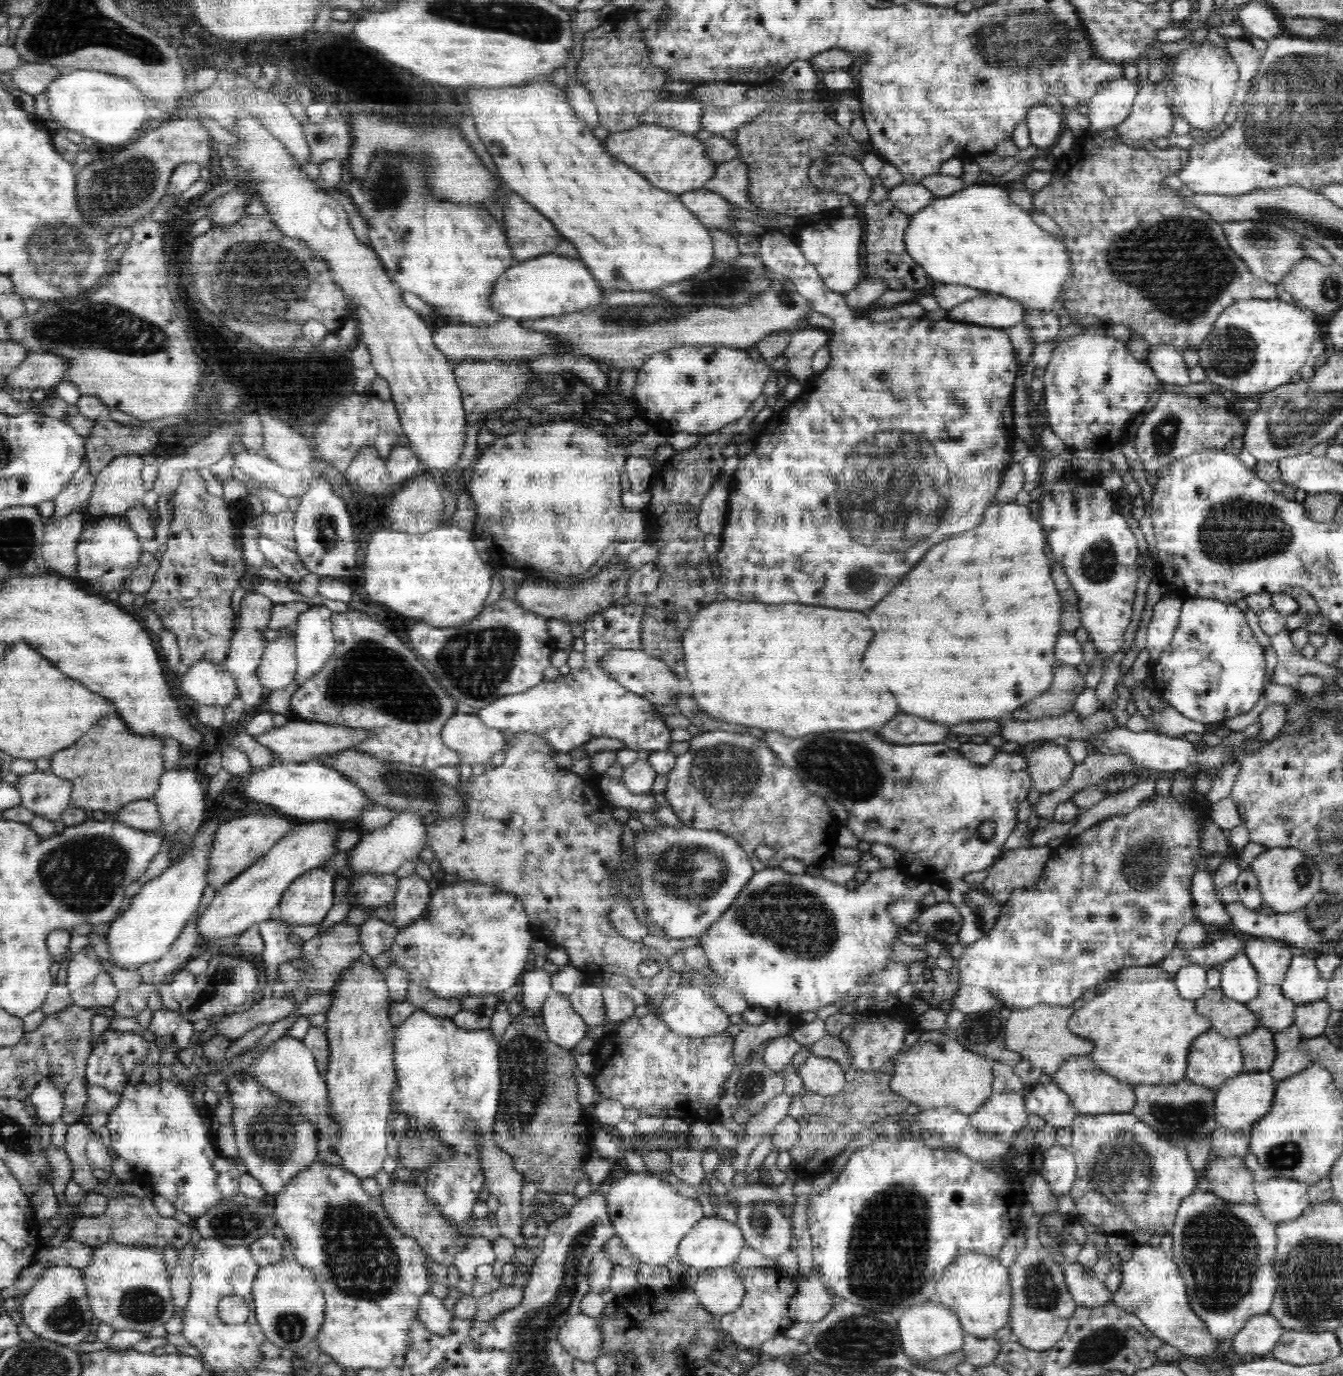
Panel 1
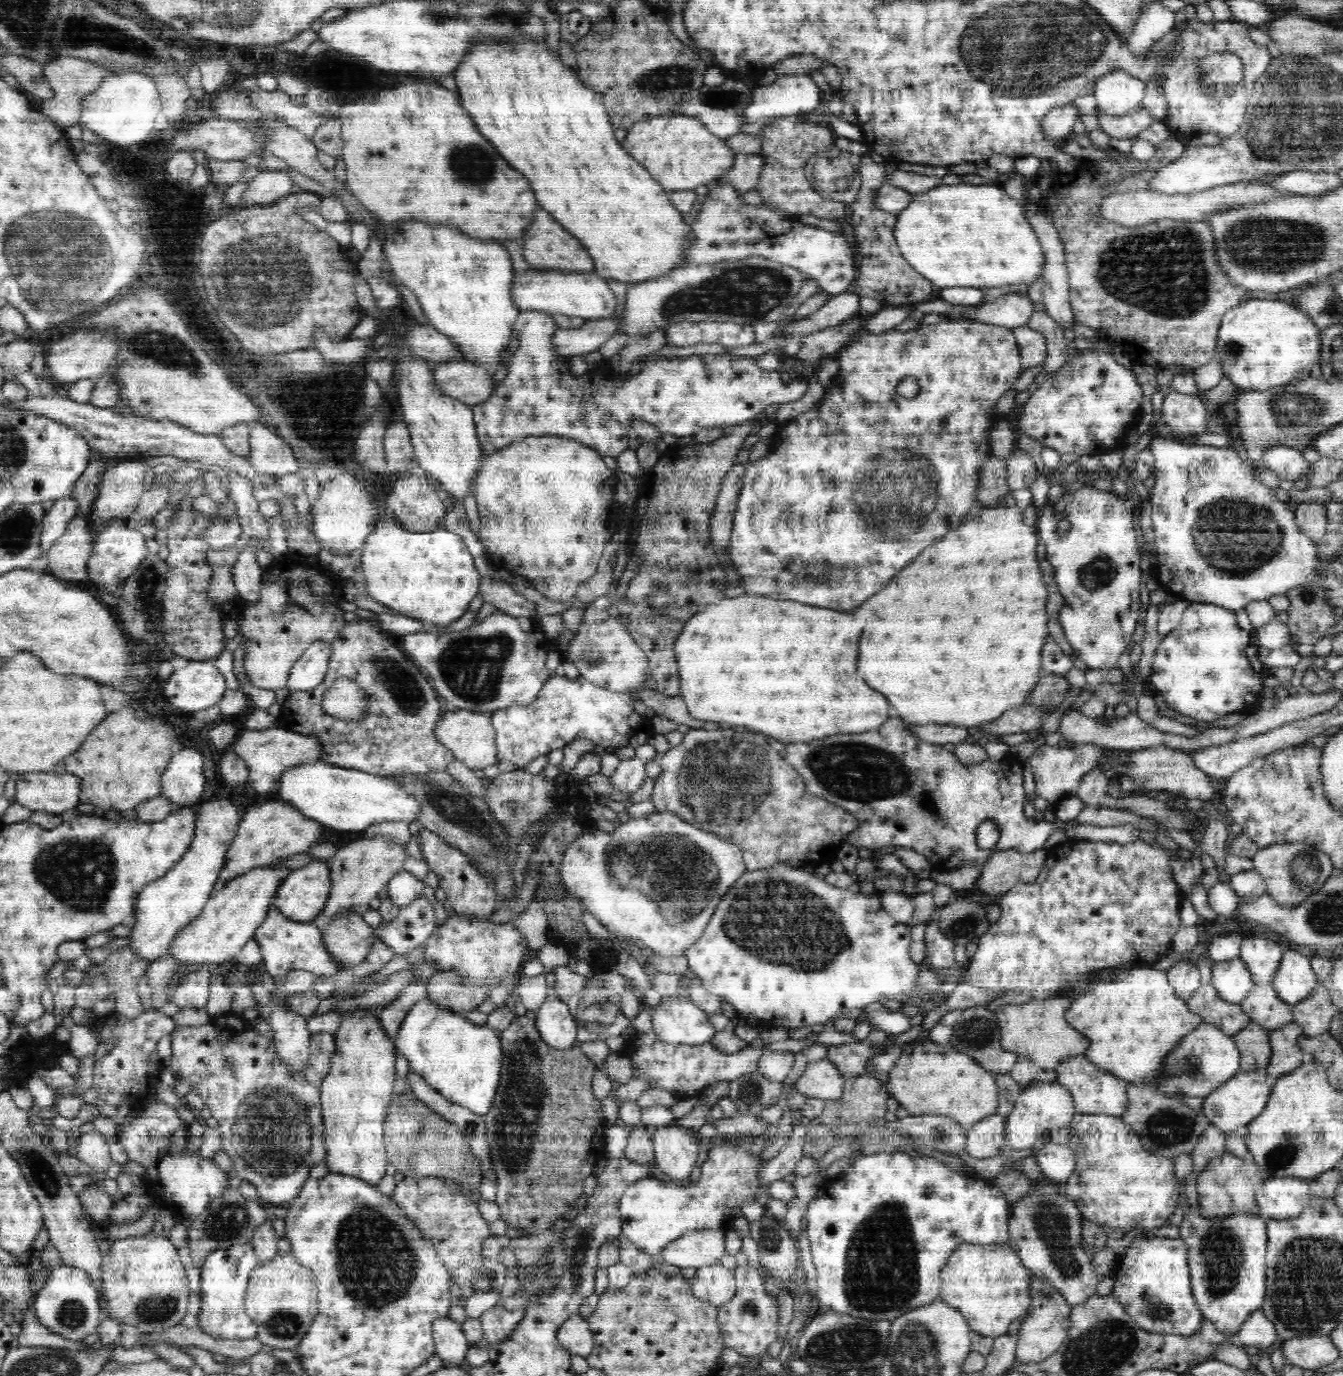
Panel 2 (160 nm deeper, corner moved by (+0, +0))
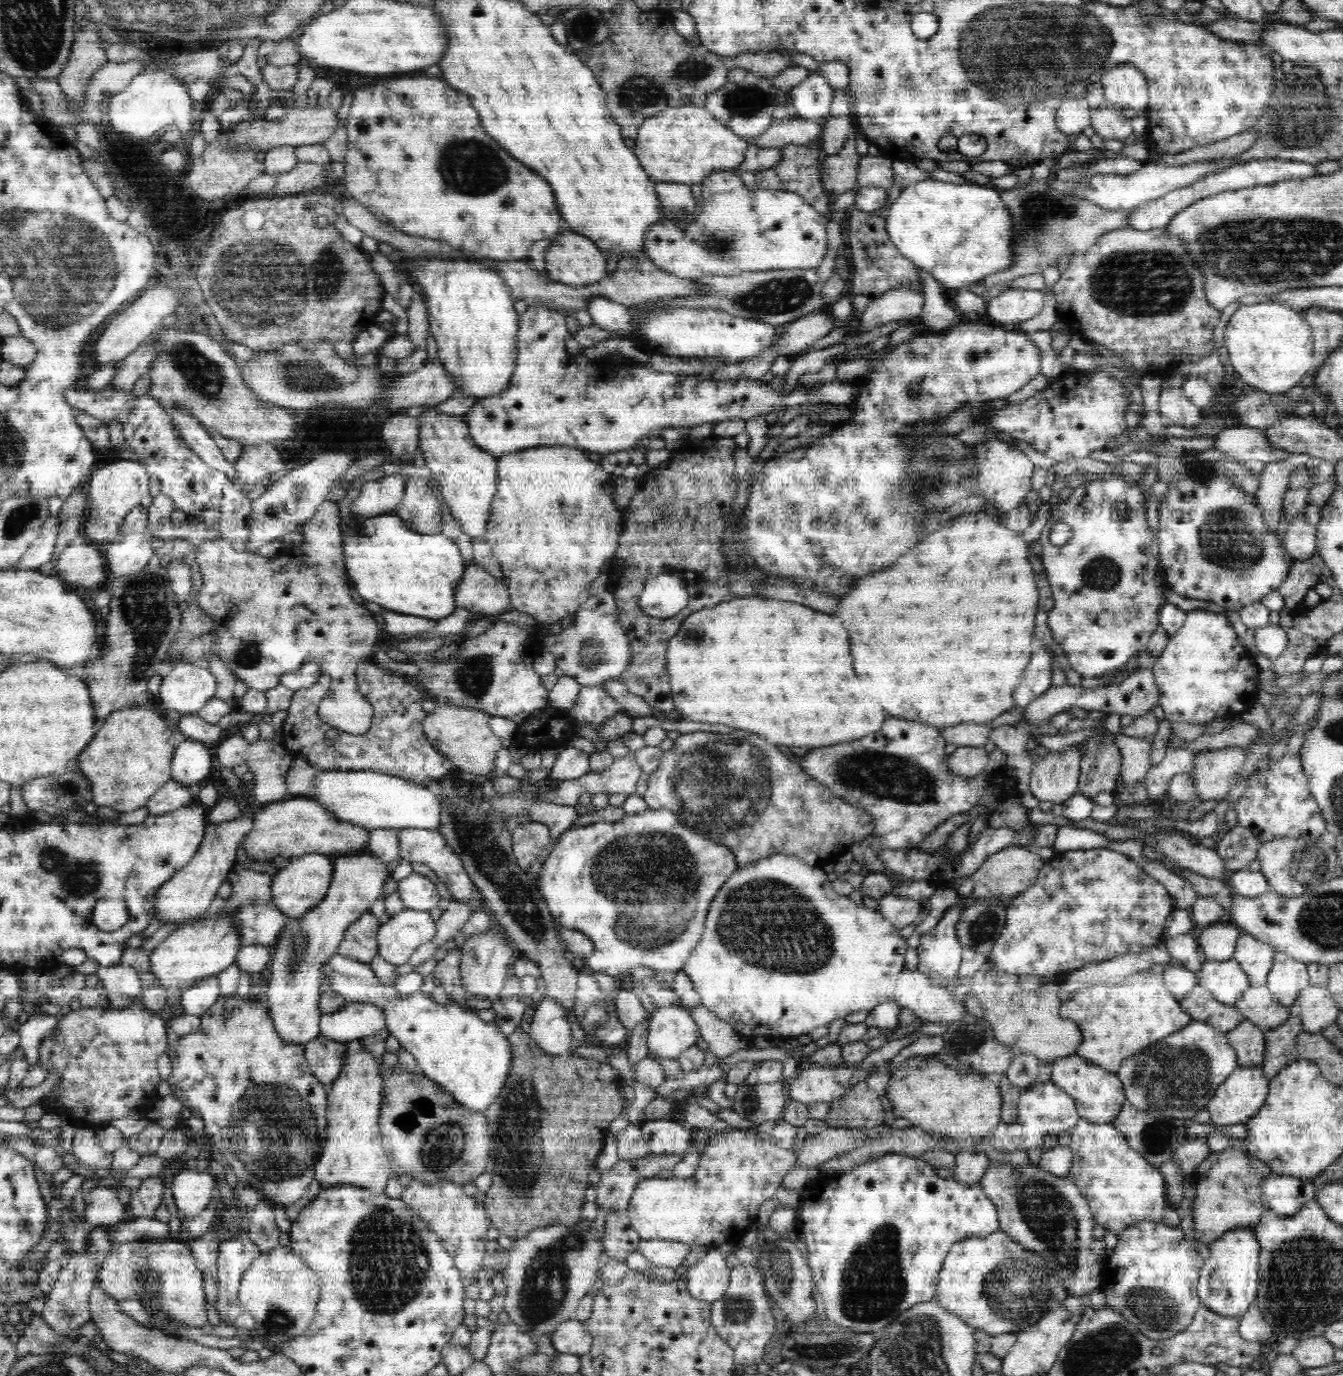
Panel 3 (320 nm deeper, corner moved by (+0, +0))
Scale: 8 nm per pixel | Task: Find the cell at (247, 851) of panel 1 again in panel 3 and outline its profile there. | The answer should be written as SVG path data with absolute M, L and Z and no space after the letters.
M287 797L284 802L275 801L270 806L263 806L260 812L253 817L254 824L248 832L245 854L254 860L266 860L274 856L299 857L305 854L316 853L334 856L360 852L368 845L370 833L364 827L354 826L354 823L342 822L327 814L314 800L306 797Z

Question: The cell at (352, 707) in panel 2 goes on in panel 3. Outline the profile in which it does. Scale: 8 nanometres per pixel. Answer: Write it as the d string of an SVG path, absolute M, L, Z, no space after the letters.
M336 501L322 502L318 508L317 514L308 521L305 521L300 525L300 532L304 536L302 540L302 547L298 550L292 550L292 558L266 558L260 554L249 554L249 552L236 552L231 542L227 540L218 540L218 542L204 542L204 544L198 544L196 546L196 552L192 553L191 560L193 565L197 568L200 574L200 588L196 593L195 601L198 602L198 606L204 613L210 615L212 621L212 631L208 634L214 634L216 638L215 645L211 646L211 652L215 652L230 669L230 672L237 677L238 680L247 684L247 688L252 688L261 691L270 690L278 686L281 676L289 672L294 672L299 668L302 668L304 664L308 662L315 662L321 668L321 674L329 678L330 690L328 694L322 698L320 702L320 708L318 708L318 716L322 722L325 722L329 727L339 729L340 732L347 732L347 734L361 735L366 732L371 725L372 717L374 714L373 706L371 702L368 702L362 693L360 692L357 684L356 671L358 664L362 661L362 658L366 658L372 651L378 649L379 640L378 637L378 624L374 620L372 612L368 612L366 608L362 608L362 605L354 603L352 596L350 595L350 589L352 585L345 573L345 557L343 556L343 529L341 518L339 517L339 506Z

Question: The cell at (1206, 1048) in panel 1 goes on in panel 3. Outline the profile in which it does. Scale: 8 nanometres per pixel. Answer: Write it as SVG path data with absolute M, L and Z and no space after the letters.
M1192 1020L1181 1031L1174 1032L1162 1044L1154 1044L1150 1052L1142 1052L1142 1056L1134 1056L1134 1060L1126 1060L1122 1068L1118 1068L1116 1076L1122 1081L1126 1094L1126 1101L1132 1107L1148 1112L1148 1114L1161 1114L1164 1118L1177 1118L1178 1120L1193 1120L1200 1110L1206 1109L1218 1088L1240 1066L1237 1063L1237 1054L1229 1045L1224 1032L1218 1031L1214 1026L1203 1021Z

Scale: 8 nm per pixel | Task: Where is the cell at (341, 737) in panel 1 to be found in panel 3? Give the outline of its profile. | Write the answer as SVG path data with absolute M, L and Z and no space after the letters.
M239 735L228 736L220 742L216 750L216 760L220 763L221 768L248 765L251 774L255 775L252 780L253 794L263 806L288 797L286 774L288 774L289 768L292 762L296 760L296 757L298 755L290 752L282 745L282 742L276 743L273 740L264 741L258 739L256 742L248 743L244 737Z

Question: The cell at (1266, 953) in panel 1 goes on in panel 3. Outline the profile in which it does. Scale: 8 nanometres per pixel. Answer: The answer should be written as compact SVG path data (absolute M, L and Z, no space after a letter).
M1241 931L1233 958L1242 966L1244 973L1250 976L1250 984L1267 984L1276 951L1273 946Z

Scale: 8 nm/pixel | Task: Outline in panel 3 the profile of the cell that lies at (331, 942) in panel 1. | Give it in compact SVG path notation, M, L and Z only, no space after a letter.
M371 912L358 917L346 928L342 942L338 946L339 954L362 963L370 963L378 956L377 934L380 920Z

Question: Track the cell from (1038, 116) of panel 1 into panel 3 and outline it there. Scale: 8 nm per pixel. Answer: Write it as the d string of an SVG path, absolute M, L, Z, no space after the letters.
M1066 99L1058 107L1054 118L1057 128L1066 135L1083 133L1090 126L1091 108L1086 99Z

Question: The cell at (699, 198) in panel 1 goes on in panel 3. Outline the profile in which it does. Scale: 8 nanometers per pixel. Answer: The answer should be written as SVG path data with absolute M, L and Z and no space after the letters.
M658 182L656 189L658 200L661 200L662 206L676 214L692 216L692 212L698 206L690 185Z

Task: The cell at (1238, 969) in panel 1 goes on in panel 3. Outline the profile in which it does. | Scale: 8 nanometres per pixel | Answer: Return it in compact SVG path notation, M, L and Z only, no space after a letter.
M1234 959L1207 961L1196 974L1197 985L1206 988L1213 998L1223 1004L1235 1005L1248 990L1250 980Z

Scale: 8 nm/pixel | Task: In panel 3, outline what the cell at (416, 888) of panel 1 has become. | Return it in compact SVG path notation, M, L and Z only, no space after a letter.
M404 909L381 924L378 955L394 966L406 964L418 946L435 937L435 932L436 922L429 911Z

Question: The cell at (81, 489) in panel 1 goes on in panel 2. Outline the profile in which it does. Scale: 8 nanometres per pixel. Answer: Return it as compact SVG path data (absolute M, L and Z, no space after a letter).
M70 496L56 500L52 509L47 512L43 519L41 530L40 557L47 558L47 553L58 540L66 532L68 524L76 517L78 512L78 503L76 499Z

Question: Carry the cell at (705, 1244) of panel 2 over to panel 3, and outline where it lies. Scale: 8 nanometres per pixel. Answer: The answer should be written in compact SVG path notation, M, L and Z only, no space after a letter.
M640 1240L639 1250L654 1266L678 1267L695 1245L676 1241Z

